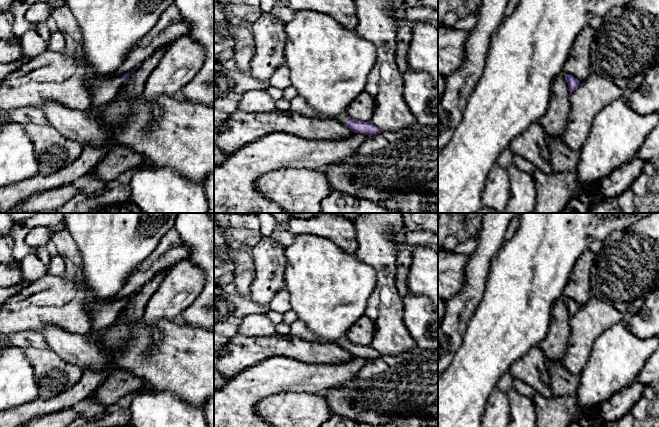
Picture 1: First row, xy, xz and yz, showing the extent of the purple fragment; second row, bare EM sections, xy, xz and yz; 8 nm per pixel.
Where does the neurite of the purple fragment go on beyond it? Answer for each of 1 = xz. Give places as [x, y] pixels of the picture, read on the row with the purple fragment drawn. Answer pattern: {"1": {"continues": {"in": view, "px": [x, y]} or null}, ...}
{"1": {"continues": {"in": "xz", "px": [298, 105]}}}

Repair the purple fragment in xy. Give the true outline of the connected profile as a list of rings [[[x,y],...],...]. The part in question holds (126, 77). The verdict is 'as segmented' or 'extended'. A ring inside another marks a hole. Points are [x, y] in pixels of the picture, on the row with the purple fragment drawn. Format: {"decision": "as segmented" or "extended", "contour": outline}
{"decision": "extended", "contour": [[[130,72],[118,75],[112,79],[98,79],[90,85],[91,109],[99,110],[109,102],[113,101],[122,90],[122,87],[128,82]]]}

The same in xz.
{"decision": "extended", "contour": [[[297,95],[290,101],[290,110],[300,115],[307,117],[317,117],[319,119],[336,119],[338,122],[349,127],[355,133],[361,133],[368,136],[373,136],[381,133],[381,130],[371,122],[358,121],[351,118],[347,113],[343,113],[336,118],[325,117],[322,114],[317,115],[313,108],[307,104],[303,97]]]}

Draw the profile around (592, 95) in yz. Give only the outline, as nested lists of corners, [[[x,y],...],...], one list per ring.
[[[591,72],[569,95],[570,111],[563,137],[565,144],[571,150],[580,150],[595,116],[606,105],[623,96],[623,90],[611,80]]]

